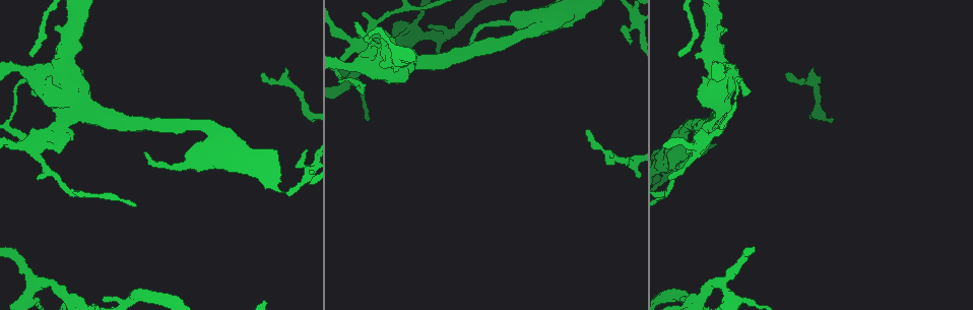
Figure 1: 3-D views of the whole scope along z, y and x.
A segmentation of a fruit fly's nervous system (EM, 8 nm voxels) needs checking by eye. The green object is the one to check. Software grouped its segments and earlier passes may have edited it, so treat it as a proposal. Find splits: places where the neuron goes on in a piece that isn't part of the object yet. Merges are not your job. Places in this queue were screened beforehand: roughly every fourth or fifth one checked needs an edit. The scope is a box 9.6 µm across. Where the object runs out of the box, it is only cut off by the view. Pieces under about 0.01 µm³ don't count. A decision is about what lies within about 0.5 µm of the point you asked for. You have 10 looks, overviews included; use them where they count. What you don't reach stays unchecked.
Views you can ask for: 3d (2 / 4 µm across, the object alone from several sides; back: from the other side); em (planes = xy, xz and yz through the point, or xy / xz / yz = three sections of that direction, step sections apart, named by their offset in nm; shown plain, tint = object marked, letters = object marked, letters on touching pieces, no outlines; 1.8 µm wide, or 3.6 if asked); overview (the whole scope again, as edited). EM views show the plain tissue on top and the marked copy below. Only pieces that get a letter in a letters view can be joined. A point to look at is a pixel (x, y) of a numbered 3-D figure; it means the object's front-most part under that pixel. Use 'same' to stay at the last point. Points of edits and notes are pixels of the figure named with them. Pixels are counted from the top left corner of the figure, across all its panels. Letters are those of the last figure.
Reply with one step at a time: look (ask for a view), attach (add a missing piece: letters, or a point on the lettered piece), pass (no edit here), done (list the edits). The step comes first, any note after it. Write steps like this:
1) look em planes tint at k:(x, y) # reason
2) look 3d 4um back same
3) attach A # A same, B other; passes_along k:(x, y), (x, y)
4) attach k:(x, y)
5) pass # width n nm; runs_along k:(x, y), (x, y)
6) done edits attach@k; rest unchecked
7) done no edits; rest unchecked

look em yz step 8 letters at 1:(30, 54)

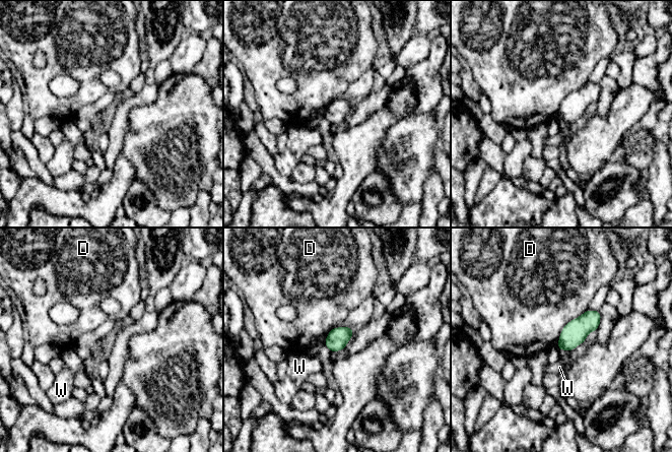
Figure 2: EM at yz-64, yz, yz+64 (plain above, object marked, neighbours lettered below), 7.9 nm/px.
look em planes letters same # another direction

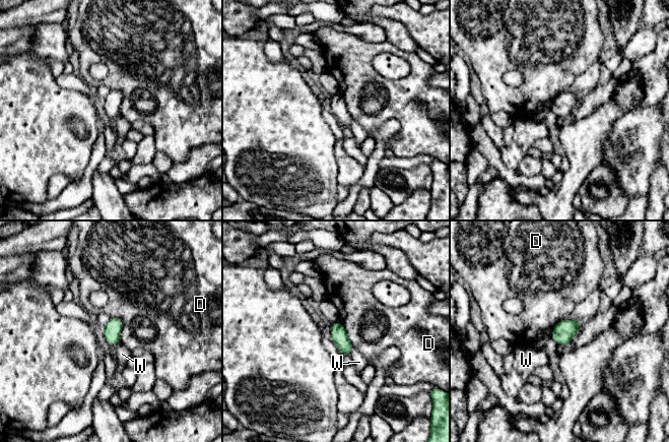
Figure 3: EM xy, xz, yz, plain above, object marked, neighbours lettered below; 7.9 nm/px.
pass # D other, W other; border 3:(111, 317), (122, 322), (120, 341); no lettered piece goes on from it

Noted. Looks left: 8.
look 3d 2um at 1:(41, 140) # abrupt turn

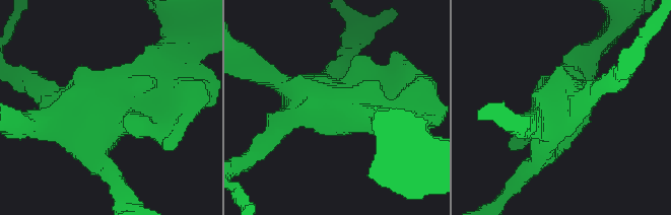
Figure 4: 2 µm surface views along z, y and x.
look em yz step 16 letters at 4:(568, 103)

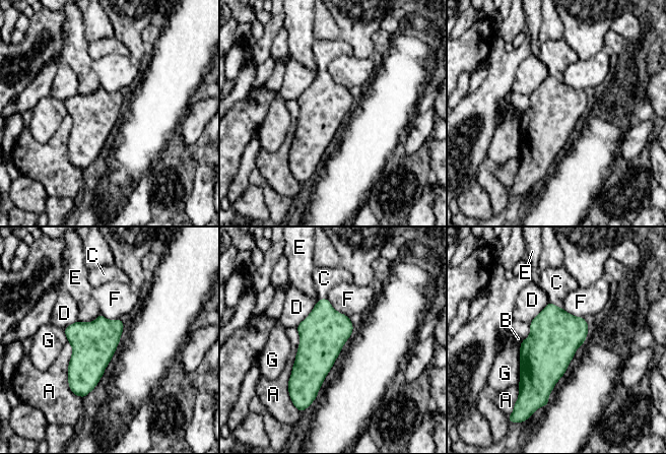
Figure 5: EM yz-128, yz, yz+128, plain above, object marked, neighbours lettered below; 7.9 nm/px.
pass # A other, B other, C other, D other, E other, F other, G other; no lettered piece goes on from it

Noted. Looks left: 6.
look em xy step 8 letters at 1:(745, 96) # thin end

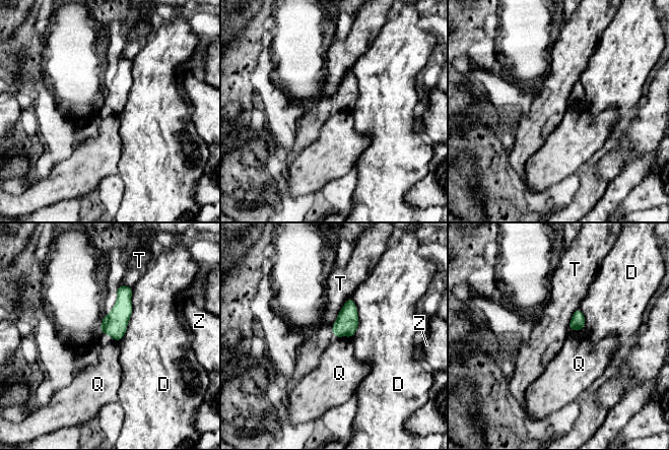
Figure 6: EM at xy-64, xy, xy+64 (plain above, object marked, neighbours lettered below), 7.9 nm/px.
pass # D other, Q other, T other, Z other; border 6:(351, 296), (340, 310), (332, 334); none of them fits

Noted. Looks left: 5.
look em planes letters at 1:(588, 129) # free end

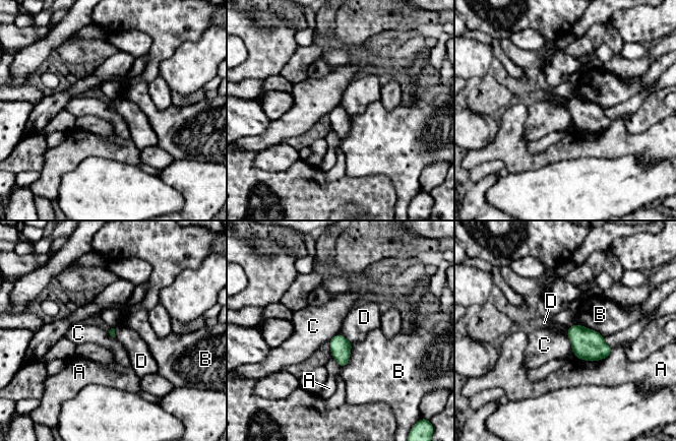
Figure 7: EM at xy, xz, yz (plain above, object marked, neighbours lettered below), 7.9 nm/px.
pass # longest_contact B 240 nm; A other, B other, C other, D other; no lettered piece goes on from it

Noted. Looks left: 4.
done no edits; rest unchecked

